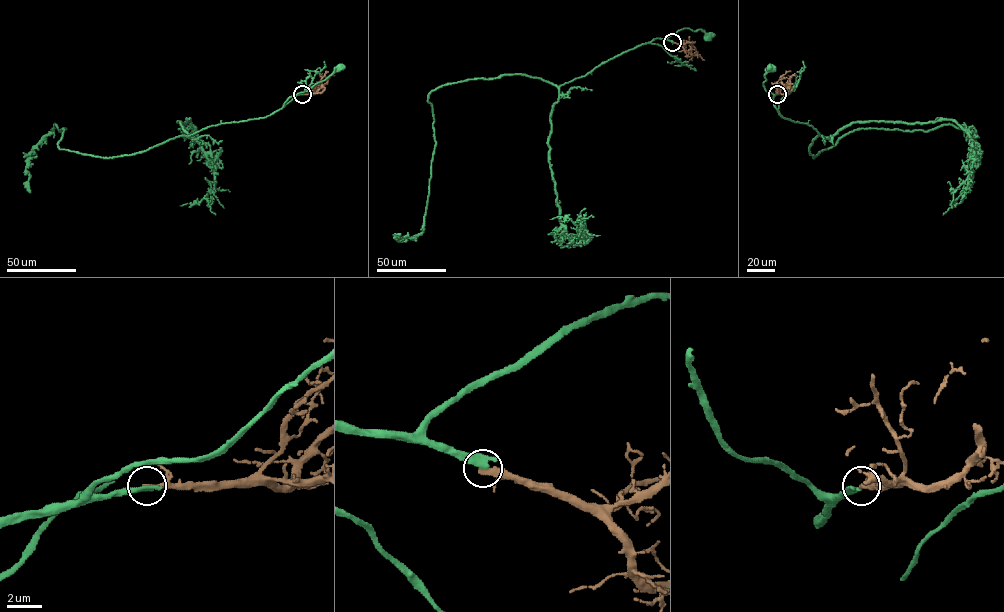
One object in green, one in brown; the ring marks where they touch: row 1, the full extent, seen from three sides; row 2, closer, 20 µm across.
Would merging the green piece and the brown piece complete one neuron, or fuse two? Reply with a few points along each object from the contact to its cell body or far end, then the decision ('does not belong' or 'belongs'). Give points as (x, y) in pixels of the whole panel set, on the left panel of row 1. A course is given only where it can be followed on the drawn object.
course green (302, 94), (297, 94), (307, 91), (338, 68); course brown (302, 94), (312, 94), (319, 88), (326, 71); does not belong

